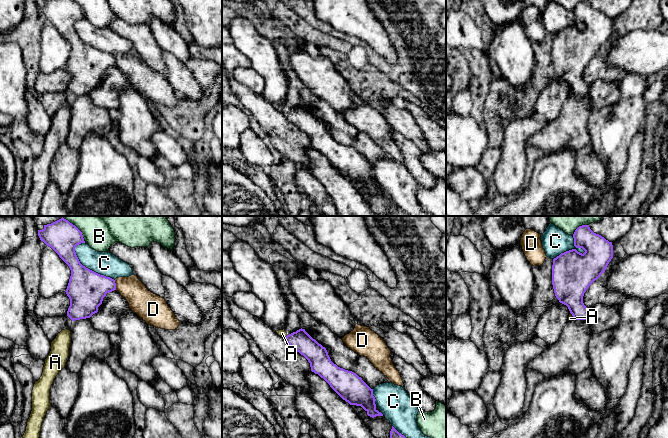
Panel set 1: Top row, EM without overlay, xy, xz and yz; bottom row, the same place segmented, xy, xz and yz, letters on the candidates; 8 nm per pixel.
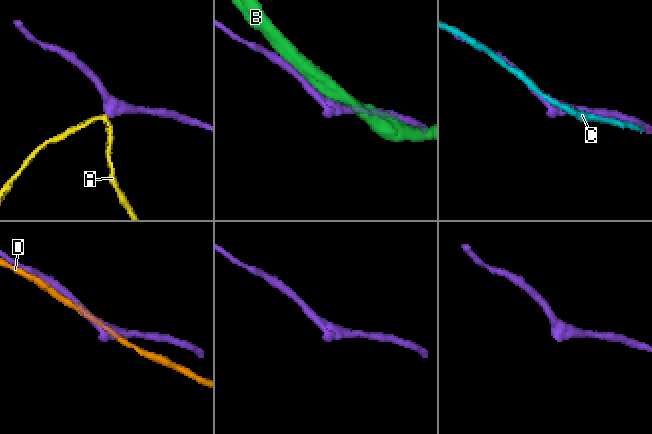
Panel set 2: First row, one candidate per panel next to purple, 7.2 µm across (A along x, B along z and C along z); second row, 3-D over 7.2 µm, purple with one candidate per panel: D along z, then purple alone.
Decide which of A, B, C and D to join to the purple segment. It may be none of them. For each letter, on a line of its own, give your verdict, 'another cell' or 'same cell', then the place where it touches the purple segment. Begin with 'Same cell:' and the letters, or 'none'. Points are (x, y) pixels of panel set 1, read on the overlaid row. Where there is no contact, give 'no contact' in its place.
Same cell: C
A: another cell | xz (286, 336)
B: another cell | xy (77, 228)
C: same cell | xy (89, 269)
D: another cell | xy (115, 285)

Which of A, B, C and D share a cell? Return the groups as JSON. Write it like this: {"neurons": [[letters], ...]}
{"neurons": [["A"], ["B"], ["C"], ["D"]]}

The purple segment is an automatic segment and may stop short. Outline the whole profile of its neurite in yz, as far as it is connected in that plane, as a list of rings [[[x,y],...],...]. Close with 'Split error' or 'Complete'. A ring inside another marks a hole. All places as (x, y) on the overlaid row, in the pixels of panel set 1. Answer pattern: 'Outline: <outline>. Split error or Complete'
Outline: [[[551,222],[541,234],[541,241],[546,256],[553,260],[552,285],[556,298],[568,307],[575,320],[587,320],[590,309],[584,305],[583,296],[613,258],[612,242],[594,233],[589,225],[579,226],[573,235],[568,235]]]. Split error

